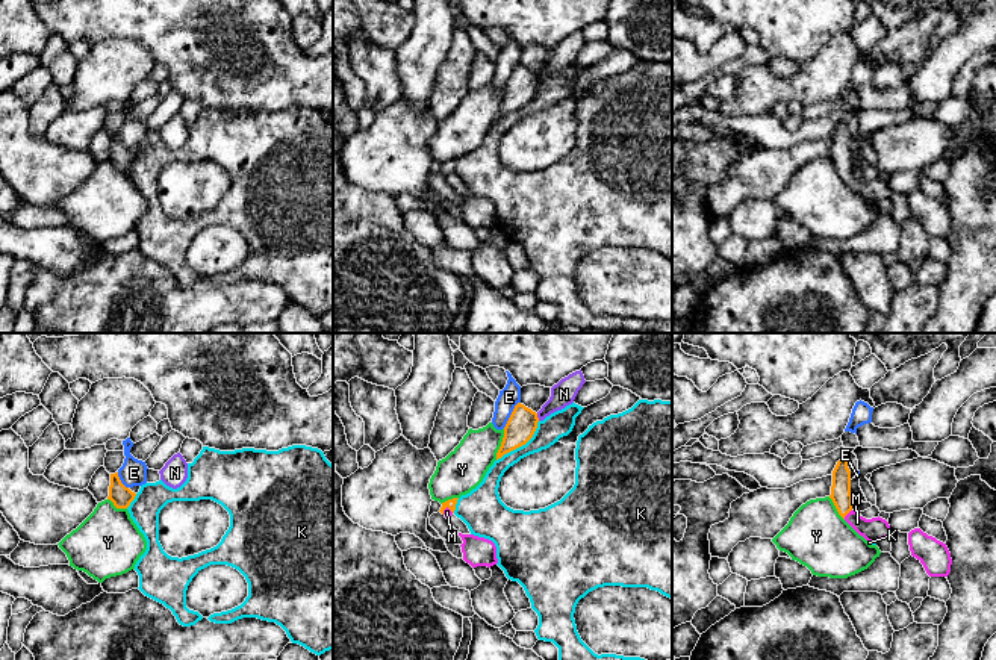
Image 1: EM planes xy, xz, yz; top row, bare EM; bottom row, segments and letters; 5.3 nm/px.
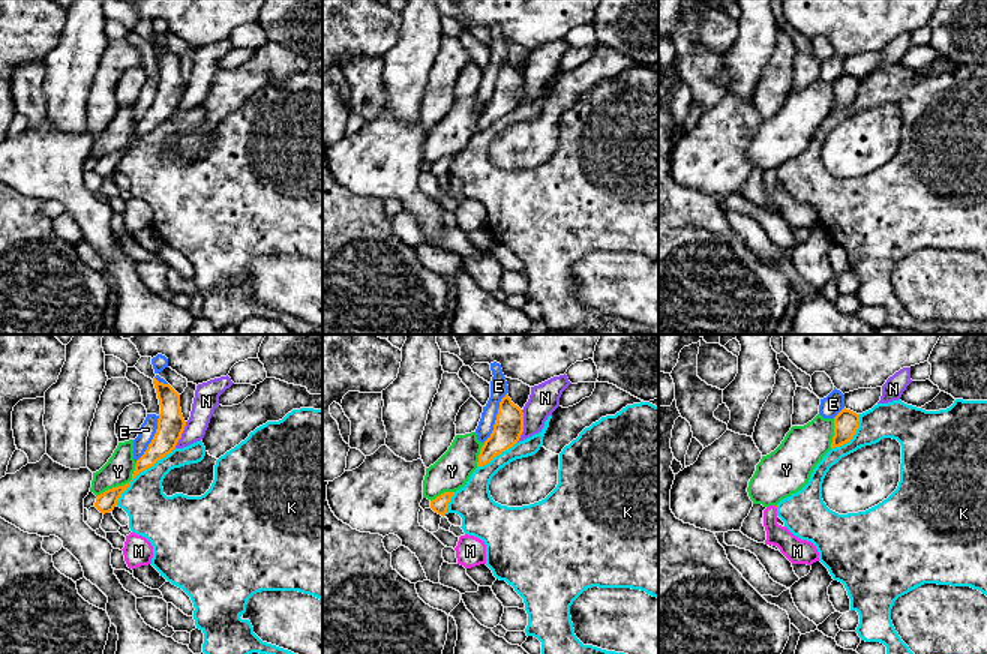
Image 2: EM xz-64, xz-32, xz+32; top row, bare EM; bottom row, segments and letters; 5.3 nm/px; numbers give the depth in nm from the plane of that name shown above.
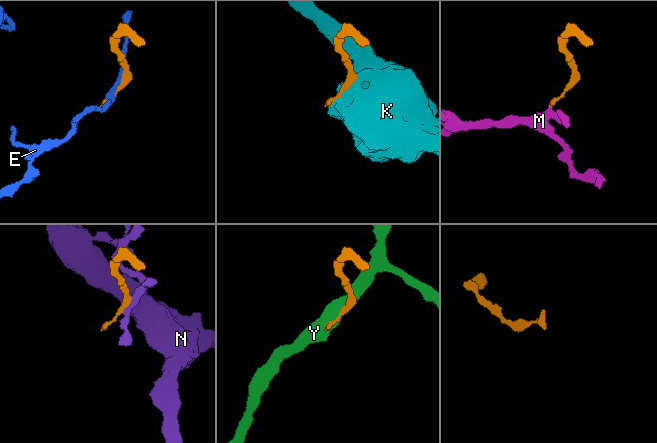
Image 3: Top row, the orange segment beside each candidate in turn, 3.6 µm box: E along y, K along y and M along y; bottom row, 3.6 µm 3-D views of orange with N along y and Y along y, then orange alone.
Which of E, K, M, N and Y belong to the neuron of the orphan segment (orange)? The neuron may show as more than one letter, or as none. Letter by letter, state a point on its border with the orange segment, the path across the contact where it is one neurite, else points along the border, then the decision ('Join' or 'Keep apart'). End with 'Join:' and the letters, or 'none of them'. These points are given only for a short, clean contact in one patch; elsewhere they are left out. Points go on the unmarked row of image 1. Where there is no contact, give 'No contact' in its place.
E: Touches orange at xz (510, 76). Keep apart
K: Touches orange at xz (521, 106). Keep apart
M: Touches orange at yz (848, 173). Keep apart
N: Touches orange at xz (536, 77). Boundary: xz (536, 74), (539, 80). Keep apart
Y: Touches orange at xz (501, 105). Keep apart
Join: none of them

